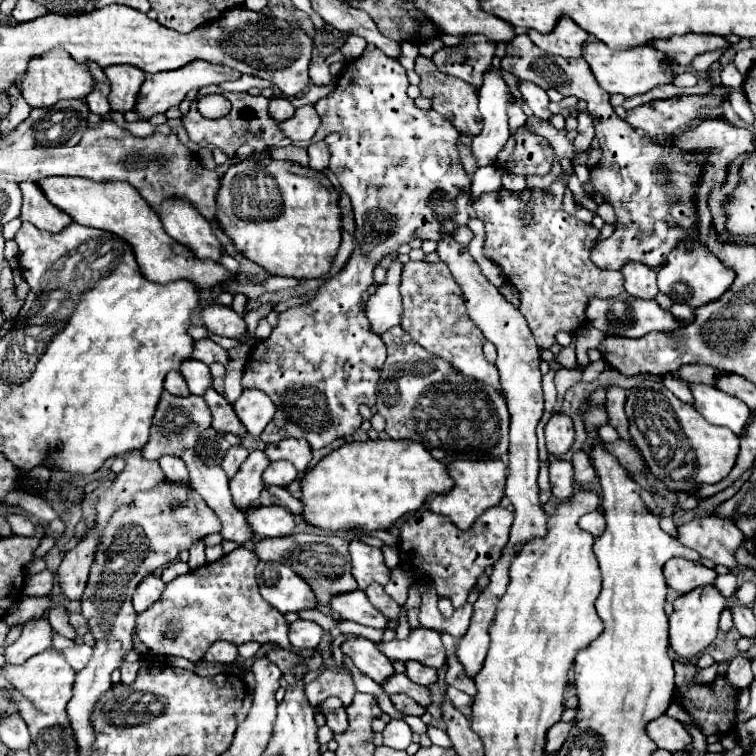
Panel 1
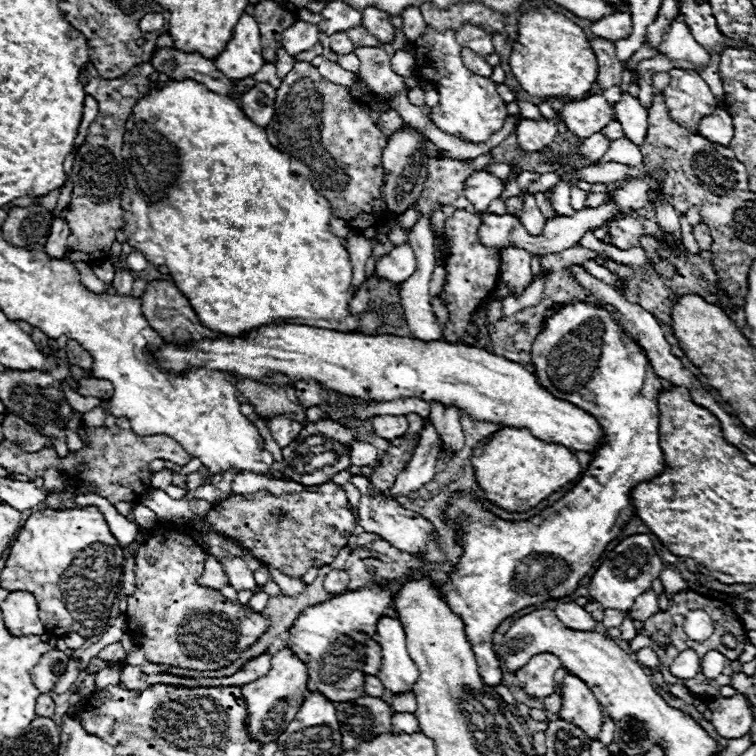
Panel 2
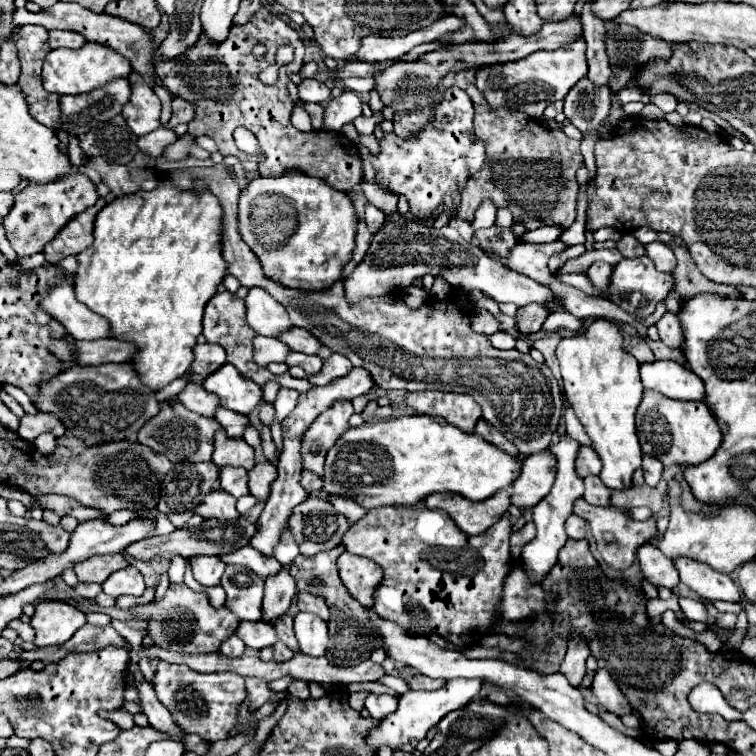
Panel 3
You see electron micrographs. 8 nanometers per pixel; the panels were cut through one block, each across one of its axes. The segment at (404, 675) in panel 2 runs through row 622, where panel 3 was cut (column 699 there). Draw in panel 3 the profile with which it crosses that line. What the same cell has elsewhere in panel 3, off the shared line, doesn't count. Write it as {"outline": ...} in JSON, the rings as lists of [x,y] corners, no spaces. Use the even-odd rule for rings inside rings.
{"outline":[[[656,360],[640,366],[644,388],[656,390],[674,400],[704,400],[704,382],[686,366],[670,360]]]}

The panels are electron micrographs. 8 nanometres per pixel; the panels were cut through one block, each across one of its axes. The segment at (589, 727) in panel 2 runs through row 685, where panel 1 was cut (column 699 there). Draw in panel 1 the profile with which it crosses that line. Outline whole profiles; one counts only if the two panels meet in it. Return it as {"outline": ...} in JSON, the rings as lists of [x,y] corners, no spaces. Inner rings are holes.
{"outline":[[[670,558],[664,564],[664,578],[672,590],[682,594],[704,584],[714,584],[716,572],[704,566],[702,562],[692,562],[686,558]]]}

